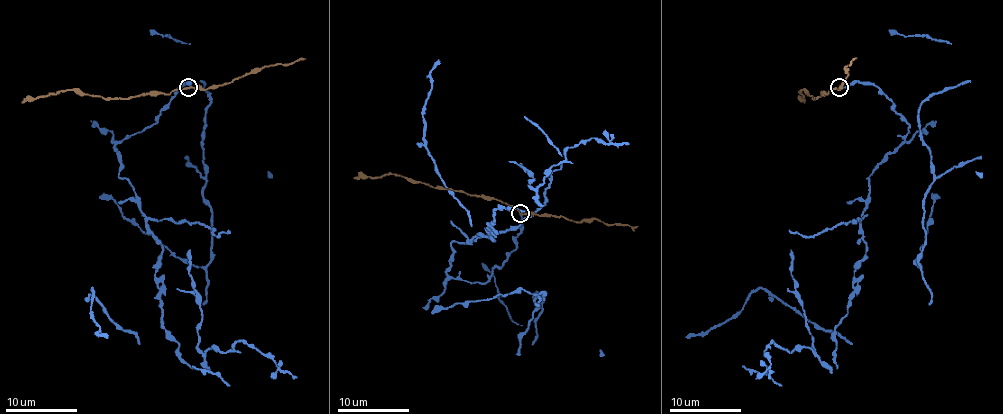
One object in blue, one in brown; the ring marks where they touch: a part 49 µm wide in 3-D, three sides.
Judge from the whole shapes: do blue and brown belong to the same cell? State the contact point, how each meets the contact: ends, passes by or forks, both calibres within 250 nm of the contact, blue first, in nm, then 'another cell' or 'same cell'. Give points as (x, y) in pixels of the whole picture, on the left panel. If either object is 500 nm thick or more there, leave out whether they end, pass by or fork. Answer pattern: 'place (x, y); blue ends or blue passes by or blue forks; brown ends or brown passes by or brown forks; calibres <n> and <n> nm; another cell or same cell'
place (188, 87); blue ends; brown passes by; calibres 170 and 180 nm; another cell

